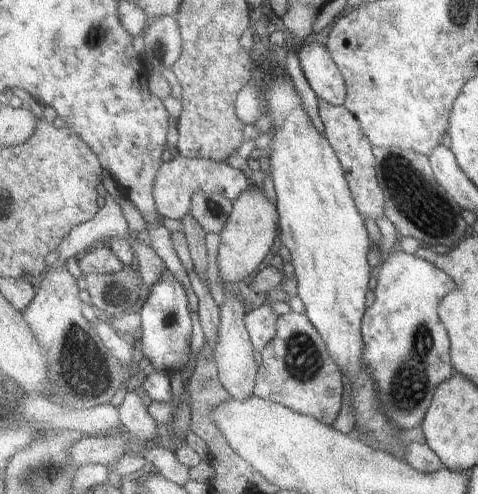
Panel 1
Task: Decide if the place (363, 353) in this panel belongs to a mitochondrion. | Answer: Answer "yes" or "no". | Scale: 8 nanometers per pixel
no

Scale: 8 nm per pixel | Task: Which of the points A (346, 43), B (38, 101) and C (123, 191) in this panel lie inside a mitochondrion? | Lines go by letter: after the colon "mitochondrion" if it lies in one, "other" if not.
A: other
B: other
C: other

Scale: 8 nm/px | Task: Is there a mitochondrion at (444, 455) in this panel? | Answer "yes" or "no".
no

